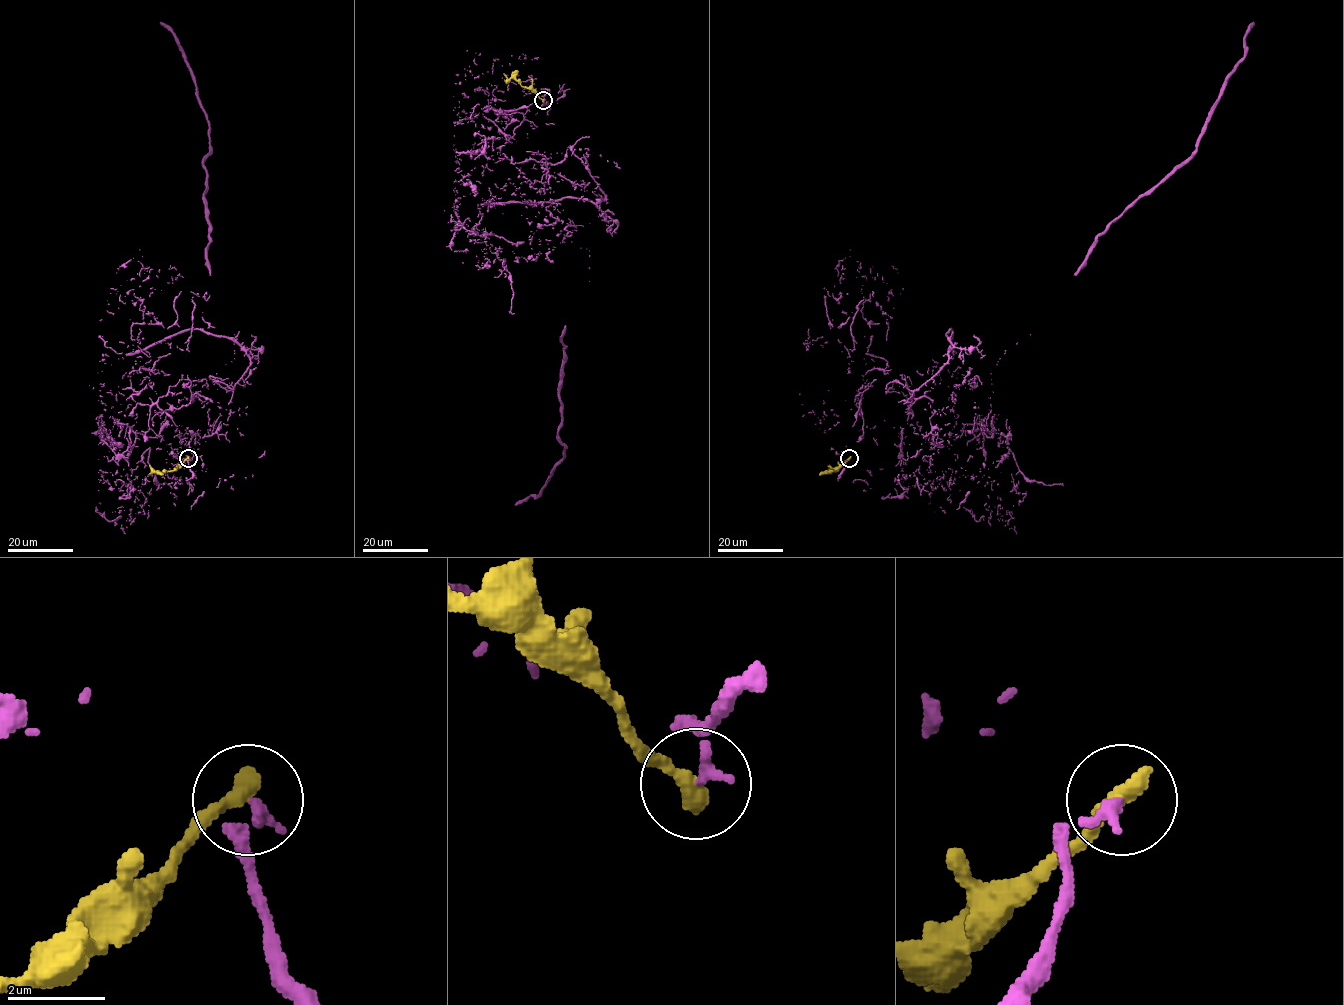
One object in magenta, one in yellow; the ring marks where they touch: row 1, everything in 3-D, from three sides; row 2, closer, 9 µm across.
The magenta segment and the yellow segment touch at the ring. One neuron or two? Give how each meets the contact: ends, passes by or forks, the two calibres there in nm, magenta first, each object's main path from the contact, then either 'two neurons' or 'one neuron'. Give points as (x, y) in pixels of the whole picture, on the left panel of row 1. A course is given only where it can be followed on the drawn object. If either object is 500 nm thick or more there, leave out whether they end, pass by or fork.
magenta ends there; yellow ends there; 240 nm thick on the magenta side, 420 nm on the other; magenta runs (188, 458), (104, 409), (179, 452), (258, 357), (186, 329), (133, 370), (192, 331), (142, 268); yellow runs (188, 458), (173, 470), (148, 474); two neurons

